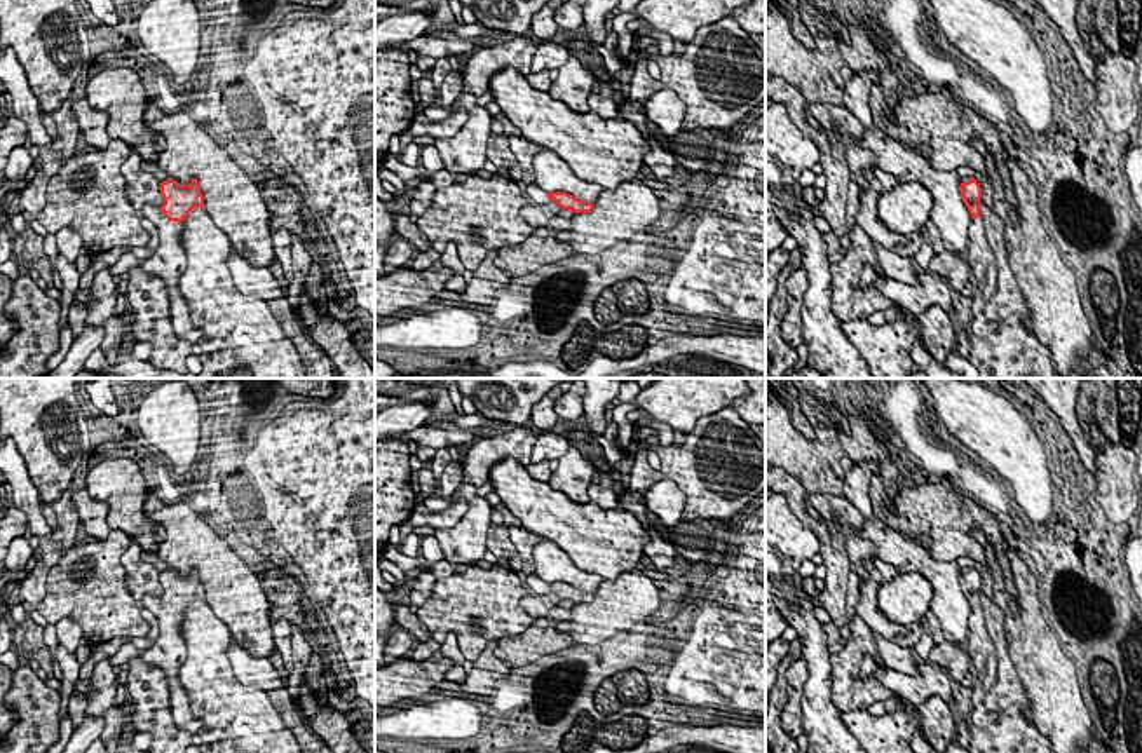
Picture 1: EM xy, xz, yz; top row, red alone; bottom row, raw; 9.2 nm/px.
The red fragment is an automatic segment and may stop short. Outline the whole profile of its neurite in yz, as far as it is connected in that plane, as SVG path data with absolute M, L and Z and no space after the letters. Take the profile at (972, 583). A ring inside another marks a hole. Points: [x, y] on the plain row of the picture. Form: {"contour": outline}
{"contour": "M971 566L966 573L961 573L961 586L971 605L966 652L969 655L971 669L976 673L985 673L983 690L989 692L997 680L997 657L992 650L992 641L987 633L985 614L980 601L980 573Z"}

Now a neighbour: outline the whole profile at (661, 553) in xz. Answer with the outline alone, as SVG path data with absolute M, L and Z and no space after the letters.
M656 526L649 530L650 542L643 547L643 554L647 554L652 561L652 566L664 573L668 566L675 565L676 551L670 540L664 540Z

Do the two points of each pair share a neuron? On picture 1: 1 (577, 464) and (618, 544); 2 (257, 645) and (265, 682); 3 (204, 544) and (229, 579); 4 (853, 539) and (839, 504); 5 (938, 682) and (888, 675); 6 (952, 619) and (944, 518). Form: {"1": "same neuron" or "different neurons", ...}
{"1": "different neurons", "2": "different neurons", "3": "same neuron", "4": "same neuron", "5": "same neuron", "6": "different neurons"}

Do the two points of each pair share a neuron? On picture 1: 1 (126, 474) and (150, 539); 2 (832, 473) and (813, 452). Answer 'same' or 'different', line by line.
1: same
2: same

